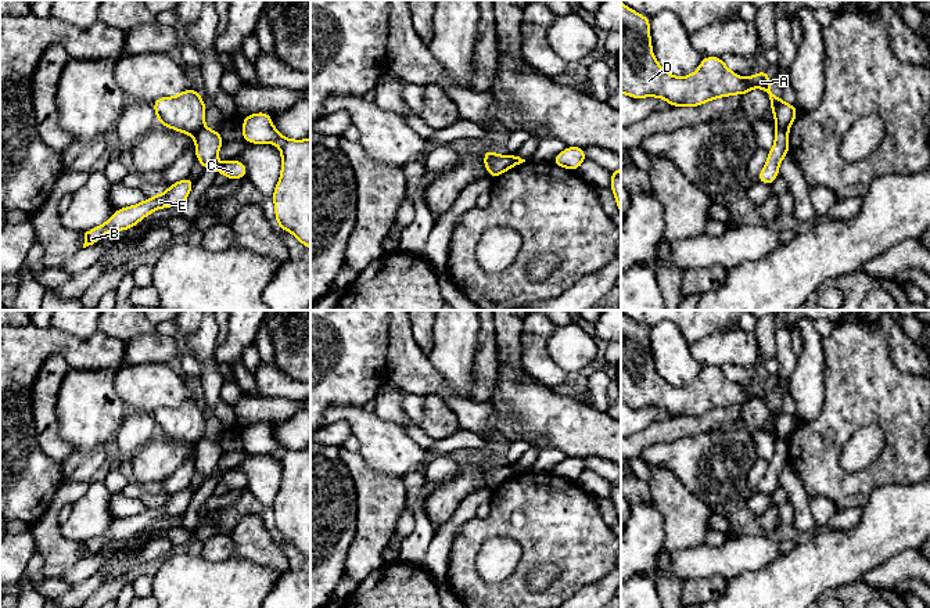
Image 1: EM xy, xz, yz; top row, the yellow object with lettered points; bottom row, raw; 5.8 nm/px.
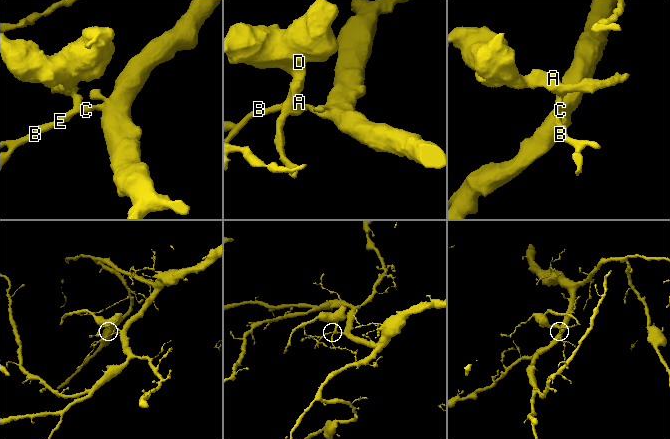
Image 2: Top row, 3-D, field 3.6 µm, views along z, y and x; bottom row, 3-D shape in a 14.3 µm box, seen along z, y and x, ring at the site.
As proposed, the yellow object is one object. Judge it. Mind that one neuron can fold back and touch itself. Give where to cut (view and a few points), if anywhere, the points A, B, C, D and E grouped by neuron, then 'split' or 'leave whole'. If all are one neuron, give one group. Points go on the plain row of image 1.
yz (776, 436), (786, 442) | A D / B C E | split

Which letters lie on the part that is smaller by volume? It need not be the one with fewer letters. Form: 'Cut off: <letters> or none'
Cut off: A, D

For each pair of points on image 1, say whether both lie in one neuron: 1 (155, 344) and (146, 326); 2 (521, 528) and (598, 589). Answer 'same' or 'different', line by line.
1: different
2: different

